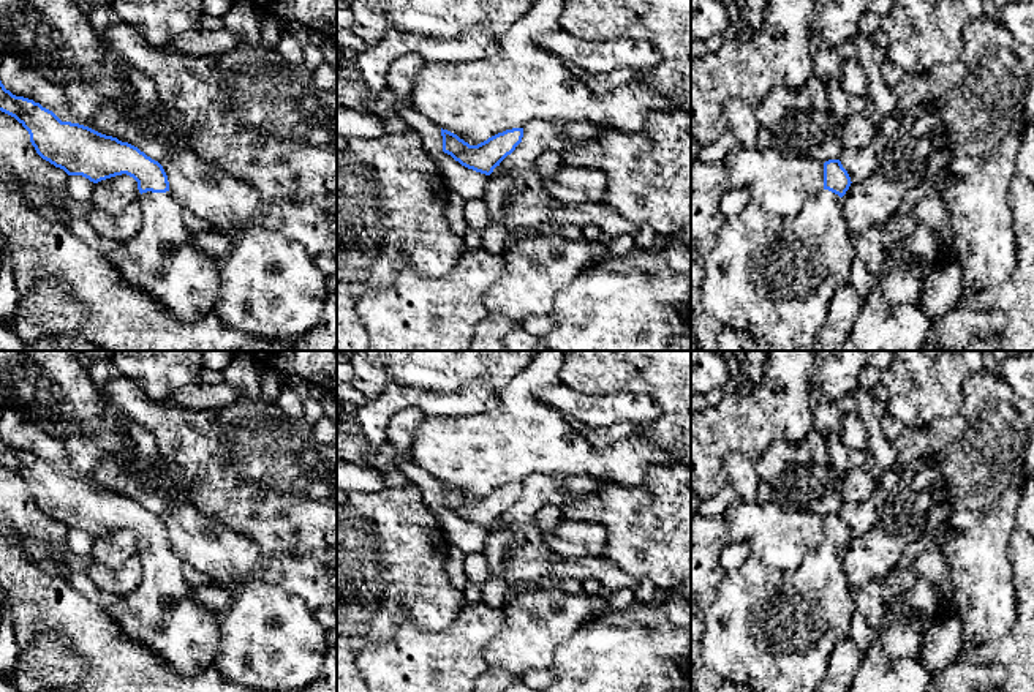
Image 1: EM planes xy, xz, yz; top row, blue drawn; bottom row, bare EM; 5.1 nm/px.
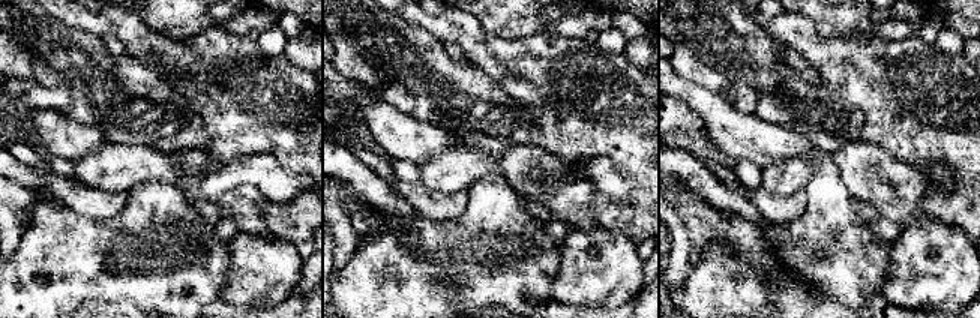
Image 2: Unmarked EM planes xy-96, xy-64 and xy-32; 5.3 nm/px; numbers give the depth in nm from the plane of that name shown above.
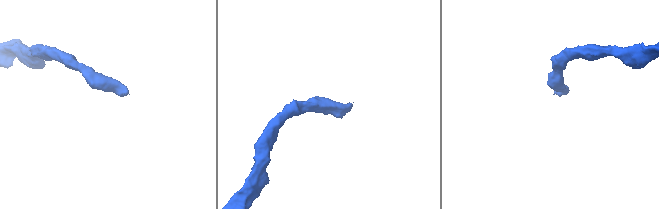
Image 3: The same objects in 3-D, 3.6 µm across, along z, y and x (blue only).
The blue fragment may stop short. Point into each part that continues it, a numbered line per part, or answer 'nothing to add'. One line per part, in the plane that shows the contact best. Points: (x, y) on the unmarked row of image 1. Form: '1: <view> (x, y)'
1: xy (163, 613)

